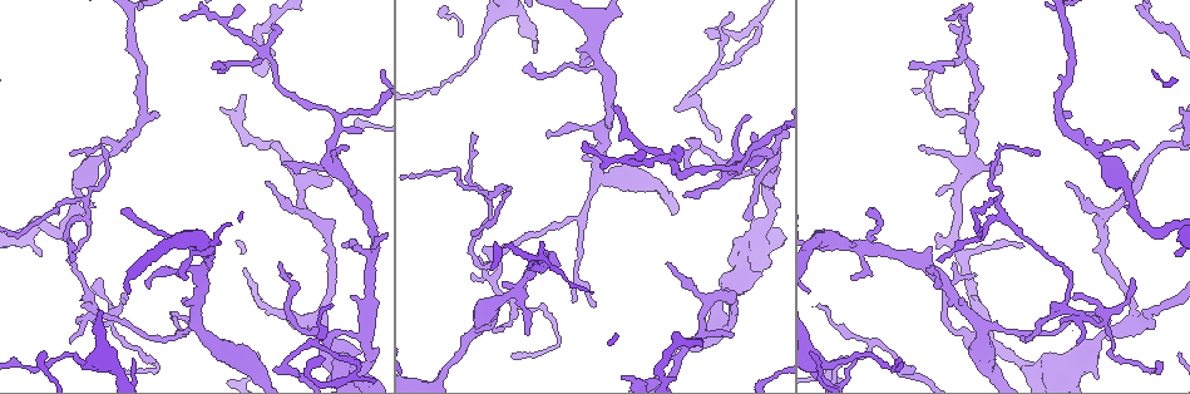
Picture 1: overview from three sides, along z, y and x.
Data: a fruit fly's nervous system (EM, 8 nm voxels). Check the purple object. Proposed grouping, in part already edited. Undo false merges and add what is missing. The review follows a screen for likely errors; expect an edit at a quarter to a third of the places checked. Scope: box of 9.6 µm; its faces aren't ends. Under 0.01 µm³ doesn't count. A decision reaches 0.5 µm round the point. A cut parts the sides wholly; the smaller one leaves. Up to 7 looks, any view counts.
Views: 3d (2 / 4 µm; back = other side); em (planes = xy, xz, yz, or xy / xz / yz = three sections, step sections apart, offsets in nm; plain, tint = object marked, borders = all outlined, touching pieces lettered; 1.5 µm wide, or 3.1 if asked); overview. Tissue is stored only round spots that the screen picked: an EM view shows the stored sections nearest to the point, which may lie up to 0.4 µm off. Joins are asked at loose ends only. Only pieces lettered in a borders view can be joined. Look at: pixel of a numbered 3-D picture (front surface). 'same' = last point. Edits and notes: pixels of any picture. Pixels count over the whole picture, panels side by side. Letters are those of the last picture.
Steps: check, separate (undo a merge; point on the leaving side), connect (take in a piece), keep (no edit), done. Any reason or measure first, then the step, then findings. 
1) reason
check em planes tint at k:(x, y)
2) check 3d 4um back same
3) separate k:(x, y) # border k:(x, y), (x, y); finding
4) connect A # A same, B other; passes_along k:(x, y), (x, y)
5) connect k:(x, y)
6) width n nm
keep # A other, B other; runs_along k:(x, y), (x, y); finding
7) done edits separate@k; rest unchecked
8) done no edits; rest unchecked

branch stops here
check em planes tint at 1:(730, 338)

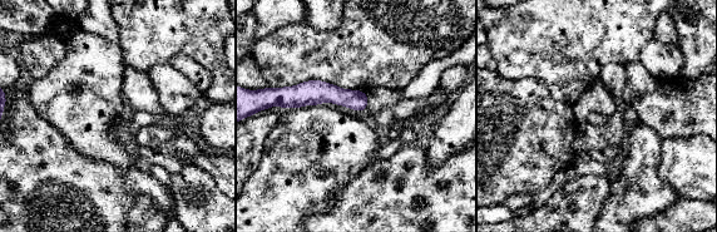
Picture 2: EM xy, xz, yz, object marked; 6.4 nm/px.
what lies round it
check em planes borders same

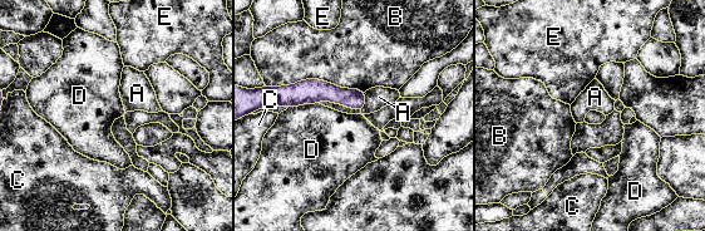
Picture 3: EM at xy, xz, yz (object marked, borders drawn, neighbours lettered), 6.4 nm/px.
keep # A other, B other, C other, D other, E other; runs_along 3:(280, 98), (333, 93), (361, 103); none of them fits

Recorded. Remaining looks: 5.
narrows sharply
check em planes plain at 1:(195, 327)

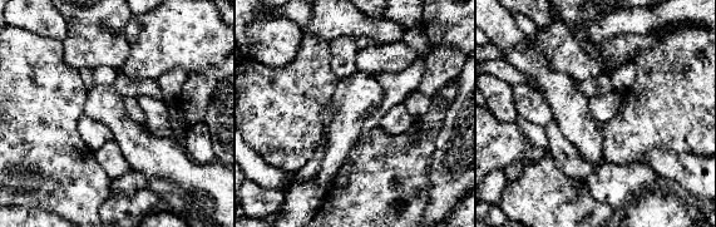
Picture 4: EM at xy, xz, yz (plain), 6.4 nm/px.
check em planes borders same

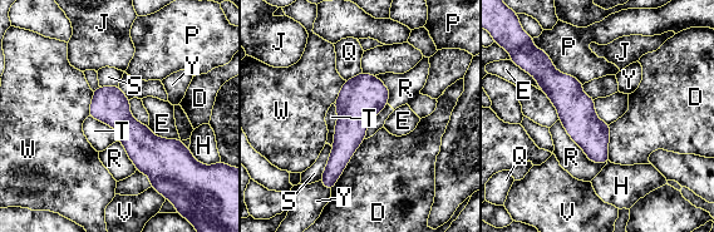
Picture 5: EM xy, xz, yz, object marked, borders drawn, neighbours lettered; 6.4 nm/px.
keep # D other, E other, H other, J other, P other, Q other, R other, S other, T other, V other, W other, Y other; border 5:(335, 103), (336, 123), (331, 146); all the same neuron

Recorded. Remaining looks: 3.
free end
check 3d 2um at 1:(272, 26)

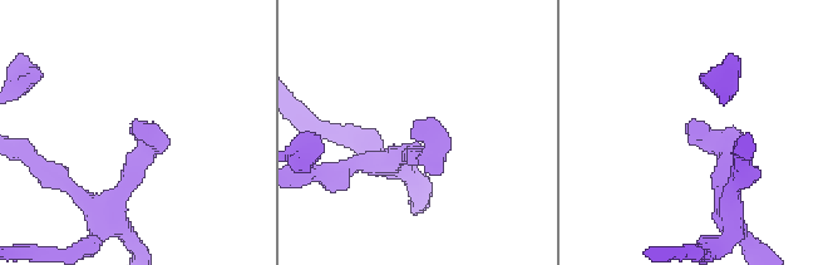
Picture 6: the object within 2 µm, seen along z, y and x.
now the EM
check em planes borders at 6:(414, 121)

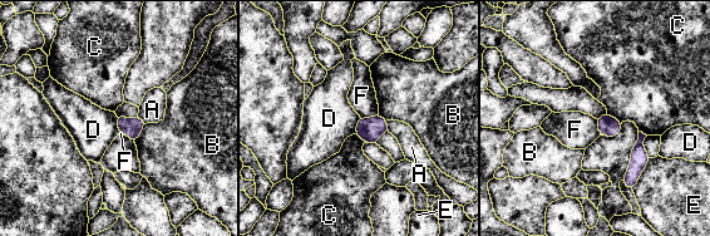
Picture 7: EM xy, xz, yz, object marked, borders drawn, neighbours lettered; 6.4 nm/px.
keep # A other, B other, C other, D other, E other, F other; border 7:(116, 117), (119, 132); none of them fits

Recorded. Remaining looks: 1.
done no edits; rest unchecked

